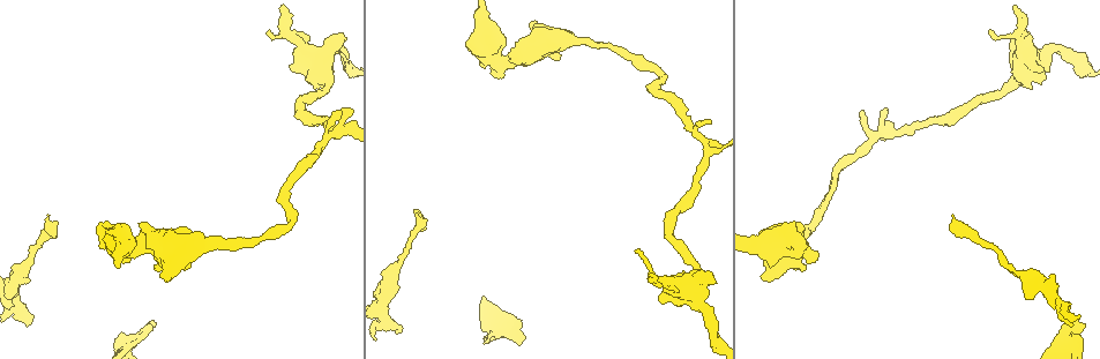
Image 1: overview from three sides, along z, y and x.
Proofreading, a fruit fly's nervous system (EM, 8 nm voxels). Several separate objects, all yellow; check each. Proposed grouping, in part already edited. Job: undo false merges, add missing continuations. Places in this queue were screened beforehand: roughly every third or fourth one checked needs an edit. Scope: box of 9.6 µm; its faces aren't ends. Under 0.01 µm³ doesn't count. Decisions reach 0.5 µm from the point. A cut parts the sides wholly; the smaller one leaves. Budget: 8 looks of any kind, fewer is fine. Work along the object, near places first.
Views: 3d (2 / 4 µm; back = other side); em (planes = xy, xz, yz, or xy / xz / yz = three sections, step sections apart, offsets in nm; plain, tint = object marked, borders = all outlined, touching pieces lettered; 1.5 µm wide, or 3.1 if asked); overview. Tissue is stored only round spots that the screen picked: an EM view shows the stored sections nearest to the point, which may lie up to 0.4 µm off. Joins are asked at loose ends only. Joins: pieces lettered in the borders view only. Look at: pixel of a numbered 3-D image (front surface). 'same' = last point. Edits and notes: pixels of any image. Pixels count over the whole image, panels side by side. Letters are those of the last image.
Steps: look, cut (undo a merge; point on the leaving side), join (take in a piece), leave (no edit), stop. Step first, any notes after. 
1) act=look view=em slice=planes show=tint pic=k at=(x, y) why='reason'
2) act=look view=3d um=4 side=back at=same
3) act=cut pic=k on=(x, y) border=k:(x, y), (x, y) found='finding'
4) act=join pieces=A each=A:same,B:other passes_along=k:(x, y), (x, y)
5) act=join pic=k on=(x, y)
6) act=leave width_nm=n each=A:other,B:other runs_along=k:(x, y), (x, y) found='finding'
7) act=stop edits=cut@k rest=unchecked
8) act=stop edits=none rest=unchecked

act=look view=3d um=2 pic=1 at=(639, 248) why='free end'

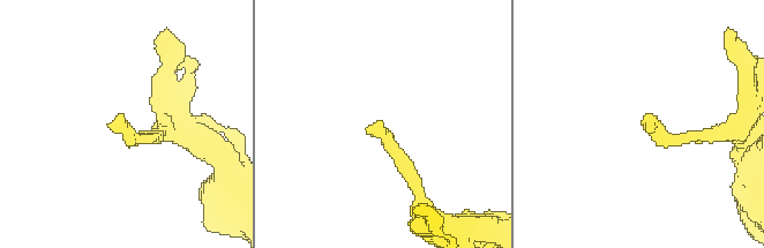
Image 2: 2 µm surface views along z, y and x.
act=look view=em slice=xz step=4 show=tint pic=2 at=(381, 124) why='need the tissue'

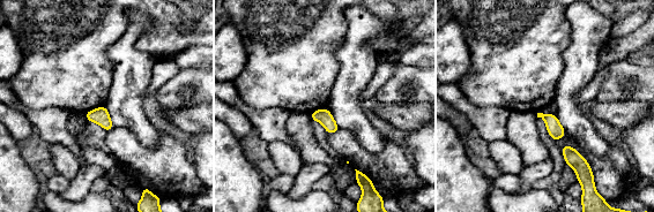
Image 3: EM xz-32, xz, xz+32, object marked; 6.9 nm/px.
act=look view=em slice=planes show=borders at=same why='cut it another way'

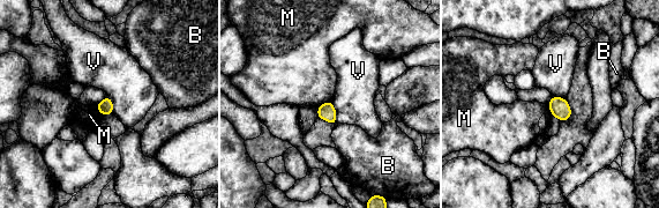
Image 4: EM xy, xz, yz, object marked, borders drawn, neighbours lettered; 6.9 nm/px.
act=leave width_nm=100 each=B:other,M:other,V:other border=4:(330, 101), (337, 123) found='no lettered piece goes on from it'

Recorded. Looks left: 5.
act=look view=em slice=planes show=tint pic=1 at=(692, 264) why='thick turns thin'

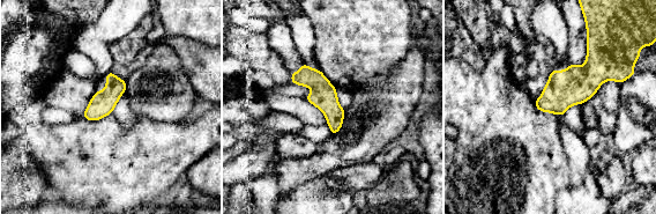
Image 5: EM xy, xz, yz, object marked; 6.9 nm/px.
act=look view=em slice=planes show=borders at=same why='what lies round it'

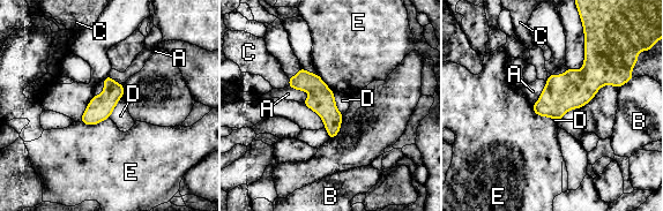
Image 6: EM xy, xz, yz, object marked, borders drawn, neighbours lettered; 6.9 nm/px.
act=leave width_nm=170 each=A:other,B:other,C:other,D:other,E:other border=6:(289, 85), (305, 90), (311, 95) found='one neuron here'

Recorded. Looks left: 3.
act=look view=3d um=2 pic=1 at=(830, 194) why='sharp bend'

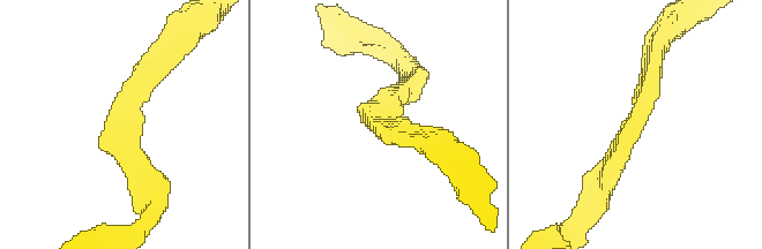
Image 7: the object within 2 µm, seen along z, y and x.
act=look view=em slice=planes show=plain pic=7 at=(373, 122) arm_widths_nm=180,220

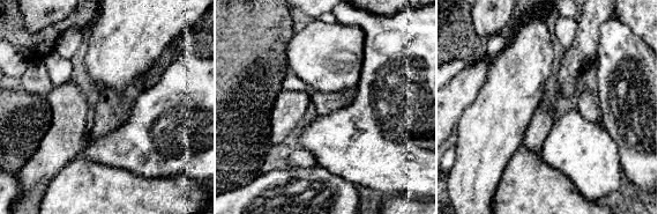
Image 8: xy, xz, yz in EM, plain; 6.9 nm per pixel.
act=look view=em slice=planes show=borders at=same why='what lies round it'

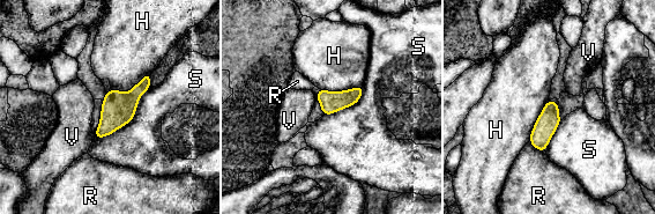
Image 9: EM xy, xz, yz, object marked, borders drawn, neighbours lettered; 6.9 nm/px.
act=leave each=H:other,R:other,S:other,V:other border=9:(150, 73), (127, 91), (106, 93) found='all the same neuron'

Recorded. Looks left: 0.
act=stop edits=none rest=unchecked

